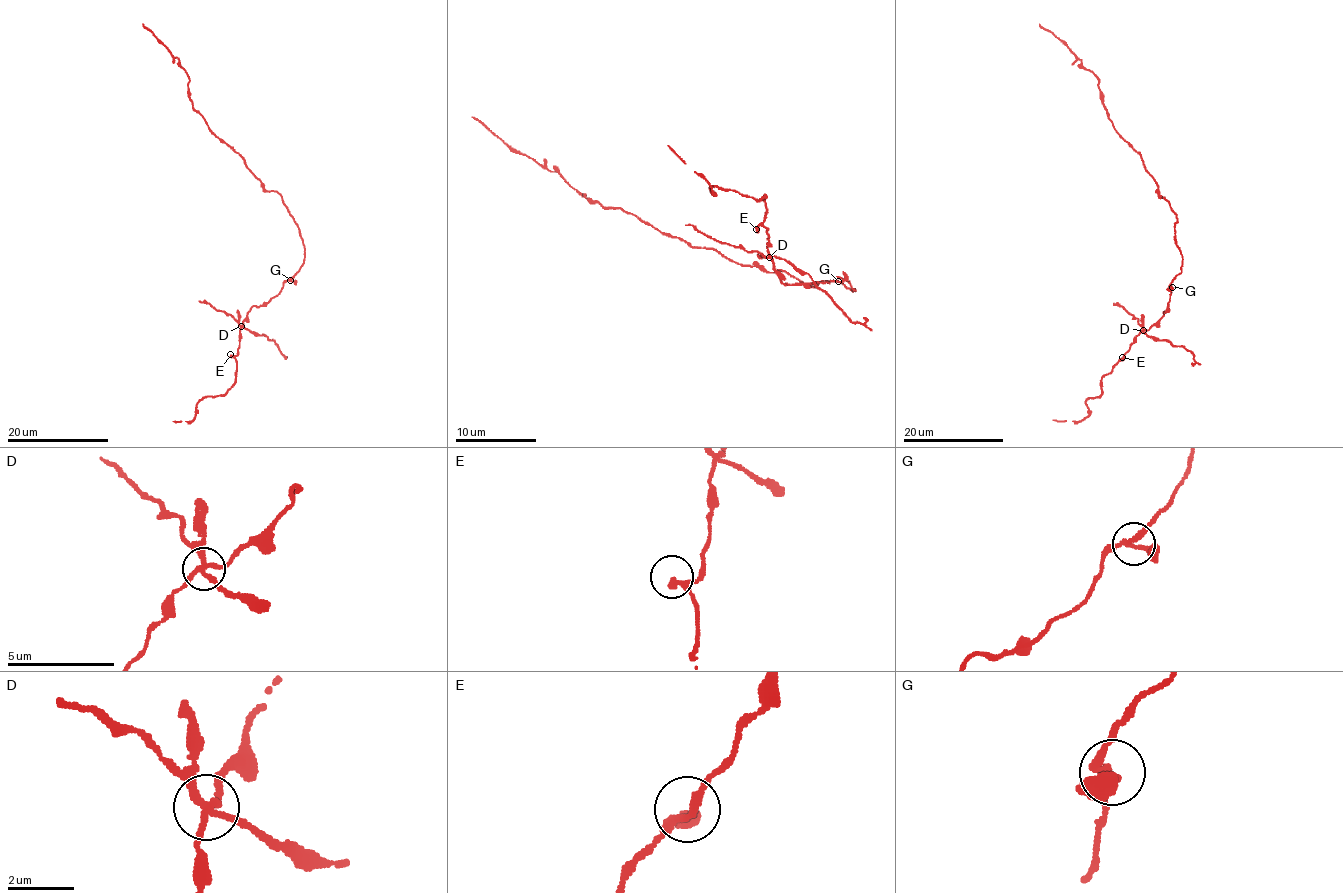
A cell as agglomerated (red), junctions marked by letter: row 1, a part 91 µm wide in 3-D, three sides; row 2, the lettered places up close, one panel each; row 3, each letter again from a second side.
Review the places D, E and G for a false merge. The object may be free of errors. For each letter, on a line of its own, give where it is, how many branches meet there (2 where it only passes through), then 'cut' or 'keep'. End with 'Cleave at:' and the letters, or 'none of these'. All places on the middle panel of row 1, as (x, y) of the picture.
D: place (769, 257); branches 4; cut
E: place (756, 229); branches 2; keep
G: place (838, 281); branches 3; keep
Cleave at: D

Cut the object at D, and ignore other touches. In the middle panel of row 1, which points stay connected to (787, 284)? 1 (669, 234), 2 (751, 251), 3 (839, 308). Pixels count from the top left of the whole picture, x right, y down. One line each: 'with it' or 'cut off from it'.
1: with it
2: cut off from it
3: cut off from it

